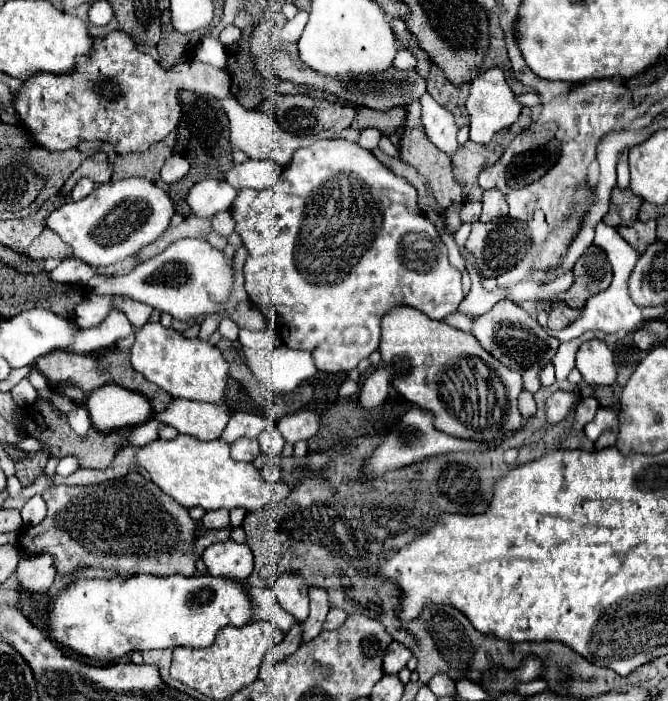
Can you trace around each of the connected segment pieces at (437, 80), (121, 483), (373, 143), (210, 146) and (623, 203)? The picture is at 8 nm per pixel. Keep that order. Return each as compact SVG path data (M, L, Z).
M431 63L431 71L427 75L427 91L439 105L449 109L457 117L455 121L459 127L469 125L469 115L465 111L465 99L469 93L469 83L453 85L445 77L445 73L435 63Z
M131 471L121 479L105 481L97 485L57 485L43 491L47 503L47 515L37 525L23 525L17 537L17 547L23 555L41 555L47 553L55 559L55 569L59 577L67 577L83 567L107 569L117 575L195 575L195 563L203 557L203 551L209 545L223 543L231 539L231 527L225 529L203 529L199 521L189 517L189 511L167 497L159 487L147 481L141 473Z
M365 129L365 131L361 131L357 143L359 143L363 149L369 149L369 151L371 151L371 149L377 147L379 139L381 139L381 133L379 133L377 129Z
M185 91L181 105L183 105L183 117L191 131L189 147L183 153L191 163L191 171L187 173L187 177L171 185L169 195L175 203L175 211L179 215L189 215L189 203L187 203L189 189L203 179L225 179L225 173L231 169L231 143L229 143L229 121L219 99L203 99L203 95L199 93Z
M613 189L611 193L611 207L609 213L603 217L603 221L611 227L619 225L631 225L637 221L637 211L639 211L641 199L635 197L629 189Z

